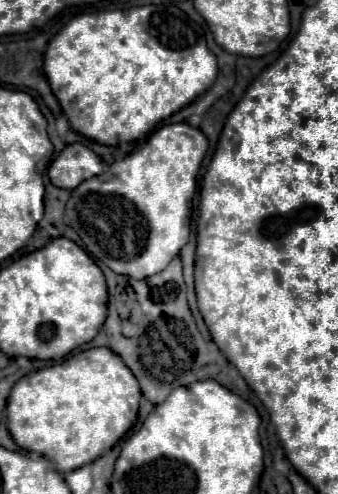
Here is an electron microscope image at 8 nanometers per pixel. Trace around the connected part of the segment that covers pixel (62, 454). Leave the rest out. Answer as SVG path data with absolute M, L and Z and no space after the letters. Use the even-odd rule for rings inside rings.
M89 348L65 358L59 364L23 376L13 386L7 402L7 426L19 448L45 456L47 460L55 462L59 472L71 472L75 468L91 464L97 456L113 448L123 438L123 434L137 420L139 398L139 382L121 358L109 348Z

